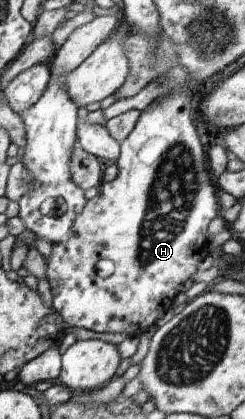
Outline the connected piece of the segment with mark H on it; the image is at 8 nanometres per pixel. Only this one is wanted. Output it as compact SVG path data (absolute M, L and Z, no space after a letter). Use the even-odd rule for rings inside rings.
M184 84L178 85L166 94L163 94L153 100L147 108L140 112L137 124L131 131L131 134L121 143L121 154L116 160L119 172L117 178L101 183L99 186L99 194L93 197L83 208L82 214L74 219L73 230L62 243L53 244L47 261L47 280L52 290L52 308L62 314L62 318L69 324L69 326L77 326L77 328L87 328L87 330L94 330L101 332L101 334L133 334L151 328L159 316L163 316L167 310L170 310L171 305L169 300L179 294L179 280L185 282L187 278L191 278L197 272L197 264L199 260L205 260L207 252L207 226L209 222L217 216L217 190L209 180L209 172L205 168L205 152L203 152L203 144L199 142L195 124L191 120L191 110L193 110L193 100L189 96L189 92L179 90L179 88L189 88L192 85Z

